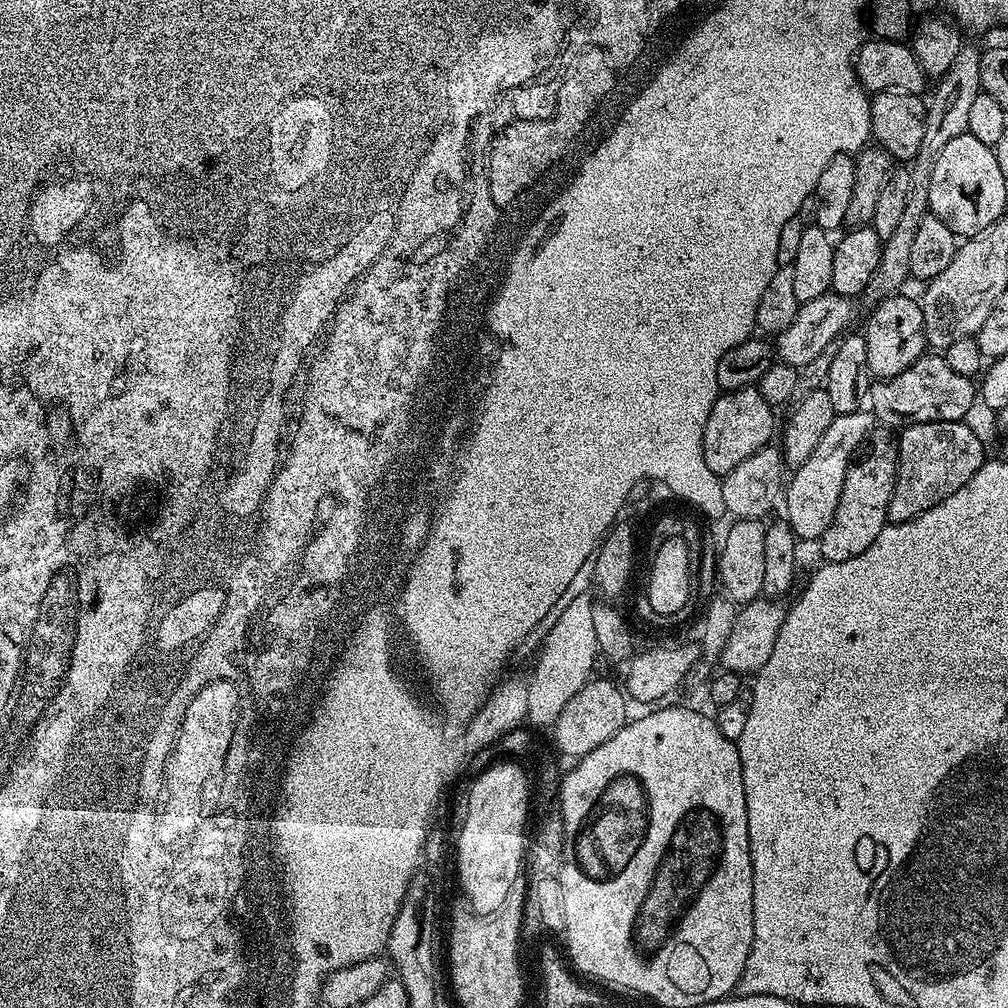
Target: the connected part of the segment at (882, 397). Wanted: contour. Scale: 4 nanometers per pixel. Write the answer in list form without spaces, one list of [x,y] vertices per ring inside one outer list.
[[[925,354],[900,376],[873,383],[870,388],[870,400],[871,396],[871,411],[881,425],[907,426],[935,420],[963,421],[967,417],[964,415],[971,410],[972,403],[977,403],[978,388],[969,377],[954,374],[950,366],[945,364],[943,355]]]

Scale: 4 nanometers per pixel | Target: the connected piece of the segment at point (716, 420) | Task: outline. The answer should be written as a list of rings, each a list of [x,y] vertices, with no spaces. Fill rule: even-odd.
[[[759,387],[739,388],[736,392],[724,392],[717,395],[714,406],[710,410],[710,418],[706,418],[704,431],[704,457],[706,466],[714,470],[714,474],[723,478],[734,466],[741,465],[759,448],[769,447],[772,427],[776,420],[772,417],[773,405],[762,398]]]

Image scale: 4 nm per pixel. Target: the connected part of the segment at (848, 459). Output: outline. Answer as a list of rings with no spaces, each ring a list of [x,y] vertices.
[[[861,410],[858,412],[842,412],[830,422],[830,430],[822,434],[822,442],[818,442],[814,454],[802,462],[802,466],[791,473],[786,484],[786,500],[788,496],[788,520],[787,527],[794,530],[797,541],[812,540],[819,541],[820,536],[830,526],[834,518],[834,510],[838,510],[838,498],[842,498],[842,482],[846,482],[848,467],[852,465],[854,457],[861,451],[862,445],[868,438],[869,432],[874,428],[874,416],[871,411]]]

